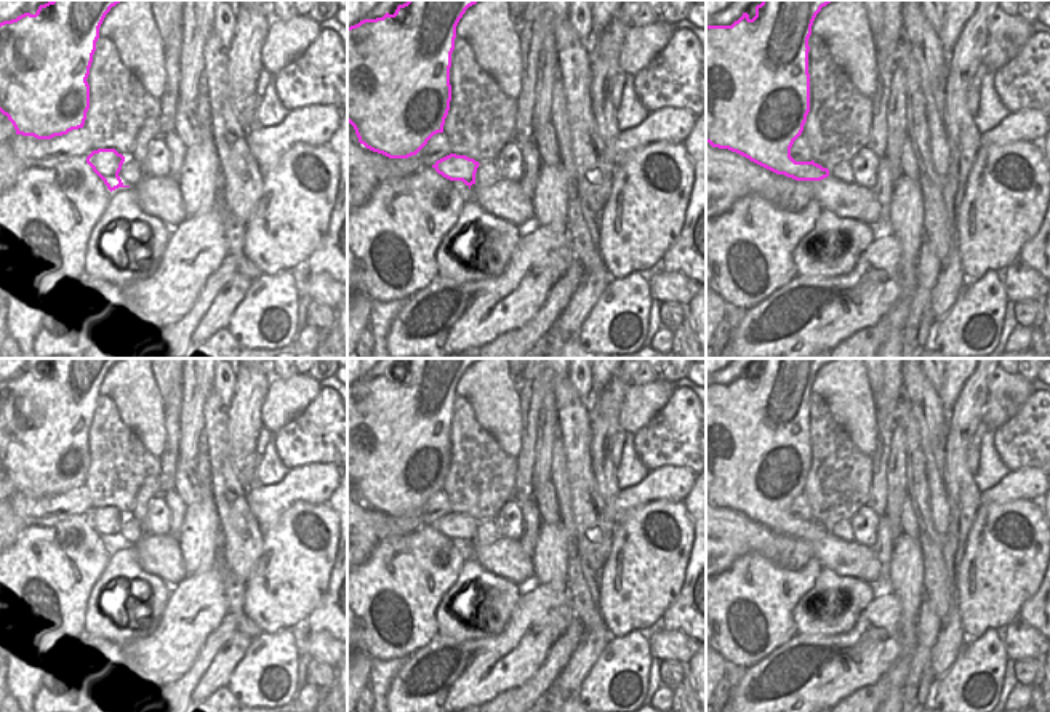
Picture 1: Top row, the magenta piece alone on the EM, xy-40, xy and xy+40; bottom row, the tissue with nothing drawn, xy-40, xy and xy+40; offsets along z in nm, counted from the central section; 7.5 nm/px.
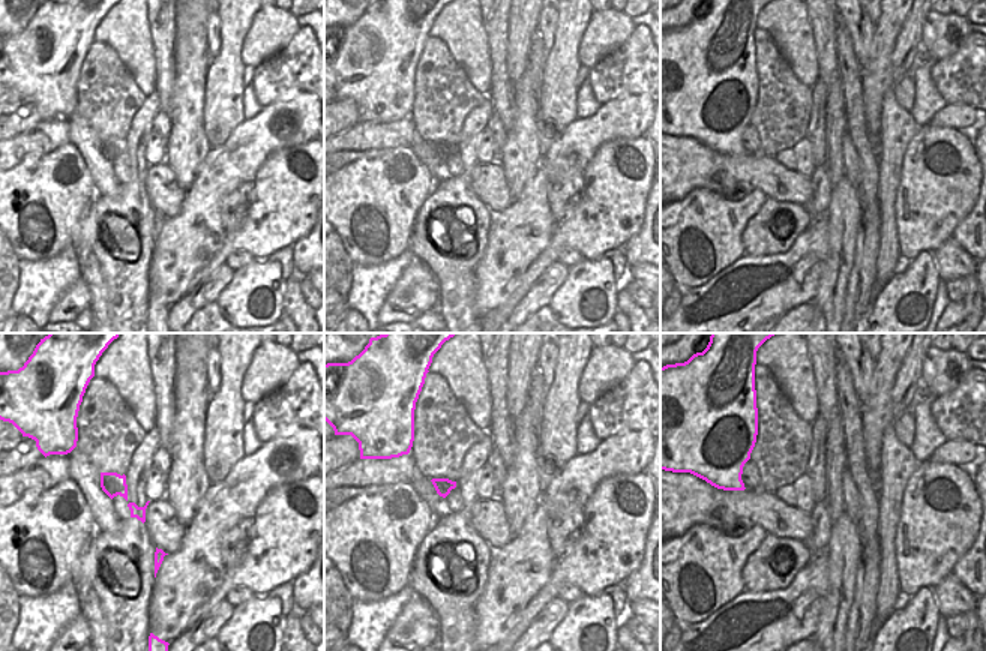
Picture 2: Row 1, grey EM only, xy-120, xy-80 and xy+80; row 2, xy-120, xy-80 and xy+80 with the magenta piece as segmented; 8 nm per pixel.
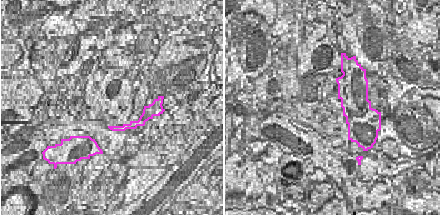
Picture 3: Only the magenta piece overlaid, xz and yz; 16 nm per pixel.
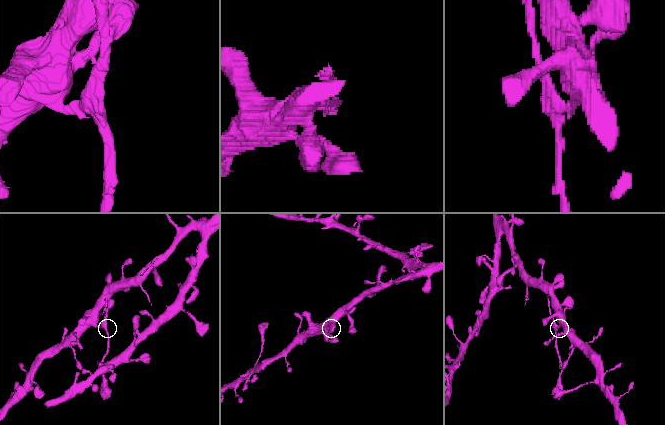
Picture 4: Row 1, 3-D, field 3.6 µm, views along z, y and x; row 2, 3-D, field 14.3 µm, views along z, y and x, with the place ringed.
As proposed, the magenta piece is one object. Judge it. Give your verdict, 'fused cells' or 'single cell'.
fused cells

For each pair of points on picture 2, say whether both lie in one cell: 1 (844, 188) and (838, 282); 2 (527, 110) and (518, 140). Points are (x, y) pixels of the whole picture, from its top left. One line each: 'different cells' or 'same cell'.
1: same cell
2: same cell

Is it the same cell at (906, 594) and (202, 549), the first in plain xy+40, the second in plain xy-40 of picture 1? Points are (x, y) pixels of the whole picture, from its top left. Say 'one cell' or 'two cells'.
one cell

